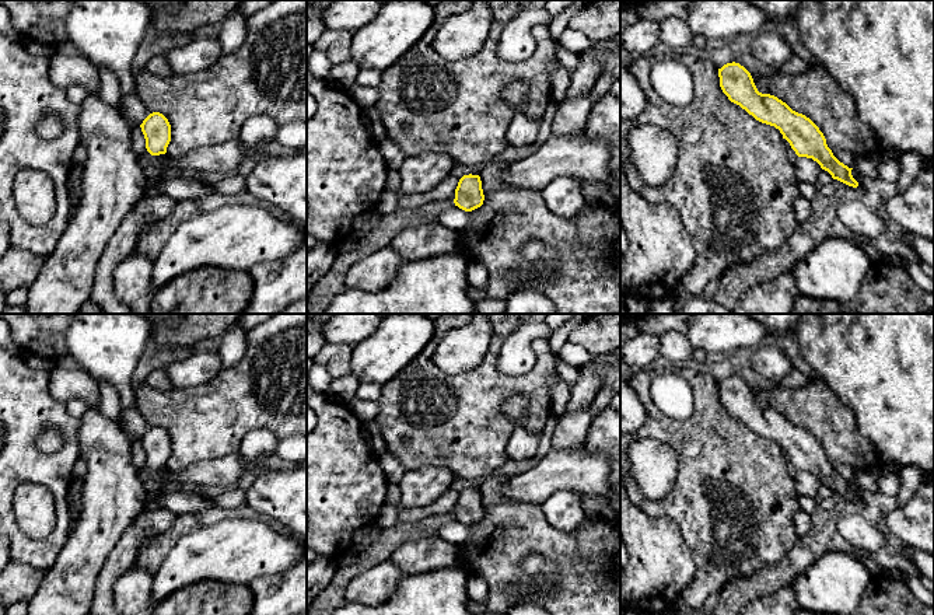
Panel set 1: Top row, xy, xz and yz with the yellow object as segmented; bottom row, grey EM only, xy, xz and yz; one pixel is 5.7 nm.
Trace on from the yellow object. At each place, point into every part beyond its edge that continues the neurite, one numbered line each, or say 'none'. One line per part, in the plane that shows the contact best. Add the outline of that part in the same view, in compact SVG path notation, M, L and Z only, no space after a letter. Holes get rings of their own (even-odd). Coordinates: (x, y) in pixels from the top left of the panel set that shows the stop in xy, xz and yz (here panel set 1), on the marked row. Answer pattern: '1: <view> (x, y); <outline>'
none

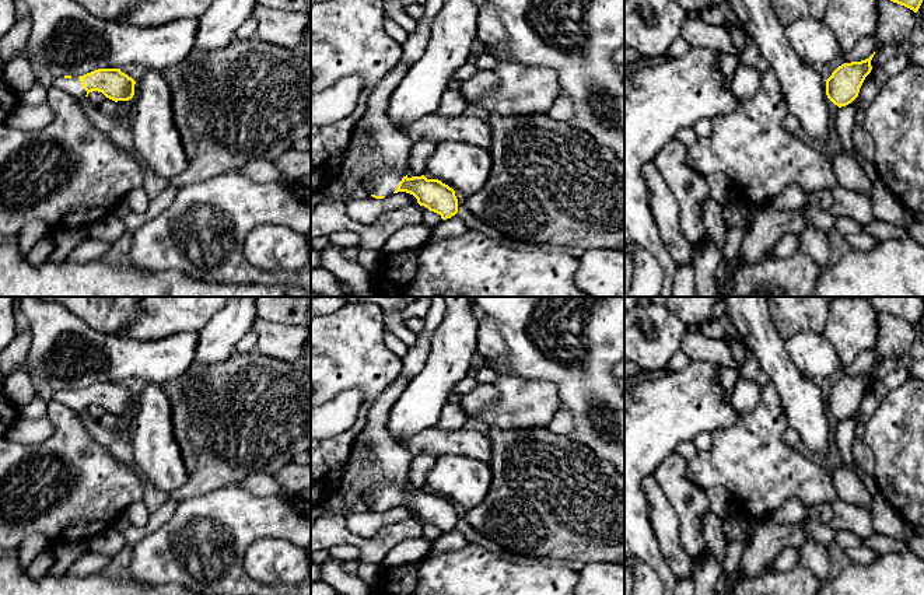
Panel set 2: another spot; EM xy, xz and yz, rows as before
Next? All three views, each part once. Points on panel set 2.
1: xz (375, 151); M399 60L378 83L346 147L340 176L356 176L361 182L371 179L370 195L392 195L410 171L409 155L413 143L396 133L386 113L389 98L406 71L407 67Z

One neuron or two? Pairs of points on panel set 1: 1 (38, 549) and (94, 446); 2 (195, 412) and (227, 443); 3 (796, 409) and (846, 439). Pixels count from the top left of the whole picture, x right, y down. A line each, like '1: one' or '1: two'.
1: two
2: one
3: one

